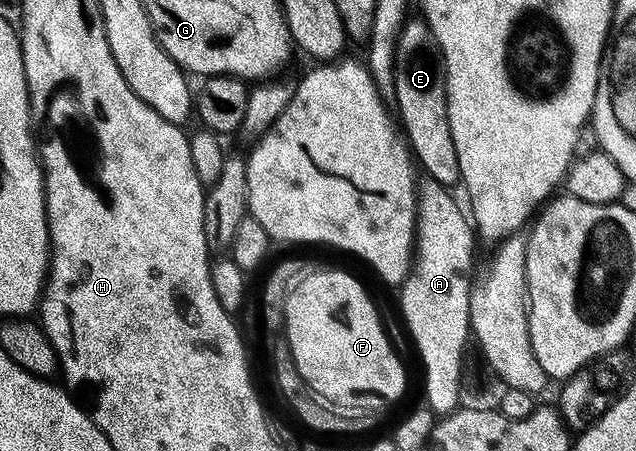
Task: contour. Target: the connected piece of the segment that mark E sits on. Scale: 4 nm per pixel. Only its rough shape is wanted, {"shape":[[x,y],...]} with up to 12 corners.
{"shape":[[431,27],[397,38],[393,102],[426,179],[458,185],[447,67]]}

